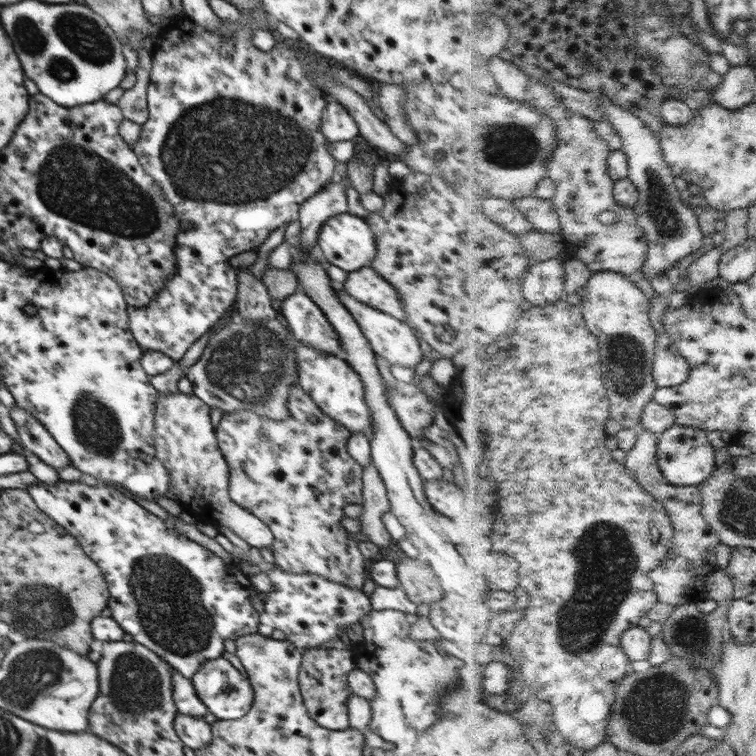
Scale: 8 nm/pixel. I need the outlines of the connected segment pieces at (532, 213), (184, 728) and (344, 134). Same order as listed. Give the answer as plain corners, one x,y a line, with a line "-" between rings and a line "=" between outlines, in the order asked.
536,194
517,201
519,208
535,224
538,231
562,233
561,214
552,199
539,198
=
178,713
175,716
173,727
178,738
193,750
212,742
211,726
206,723
203,717
198,718
197,716
=
331,99
322,114
320,131
328,142
354,141
360,134
356,122
345,106

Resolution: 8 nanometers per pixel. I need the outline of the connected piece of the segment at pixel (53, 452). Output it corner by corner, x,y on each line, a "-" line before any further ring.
18,405
12,407
9,413
17,427
24,452
34,453
40,460
57,471
71,464
66,451
54,440
45,426
37,418
34,418
33,414

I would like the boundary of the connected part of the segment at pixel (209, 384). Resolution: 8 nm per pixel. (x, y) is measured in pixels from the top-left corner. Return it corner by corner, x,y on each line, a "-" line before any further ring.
237,315
232,317
232,322
227,327
214,332
202,357
187,368
185,377
190,380
194,395
211,408
218,407
223,410
223,414
246,409
261,415
264,420
271,418
282,421
289,415
287,398
290,398
290,387
298,384
299,380
295,357
297,342
280,318
269,322
257,322
257,320
248,320

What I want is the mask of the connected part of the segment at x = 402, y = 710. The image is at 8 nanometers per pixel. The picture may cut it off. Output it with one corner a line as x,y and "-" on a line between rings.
374,610
365,614
359,620
363,626
363,641
355,647
355,664
357,669
366,671
372,677
376,685
376,694
369,701
371,706
371,721
369,728
374,731
386,743
394,742
398,744
400,740
404,740
404,736
410,730
426,730
429,729
442,714
438,708
438,700
440,700
440,692
442,688
450,689
455,687
454,682
460,682
458,676
464,664
466,654
461,657
452,657
447,654
434,641
414,640
409,637
411,631
411,623
413,617
399,610

